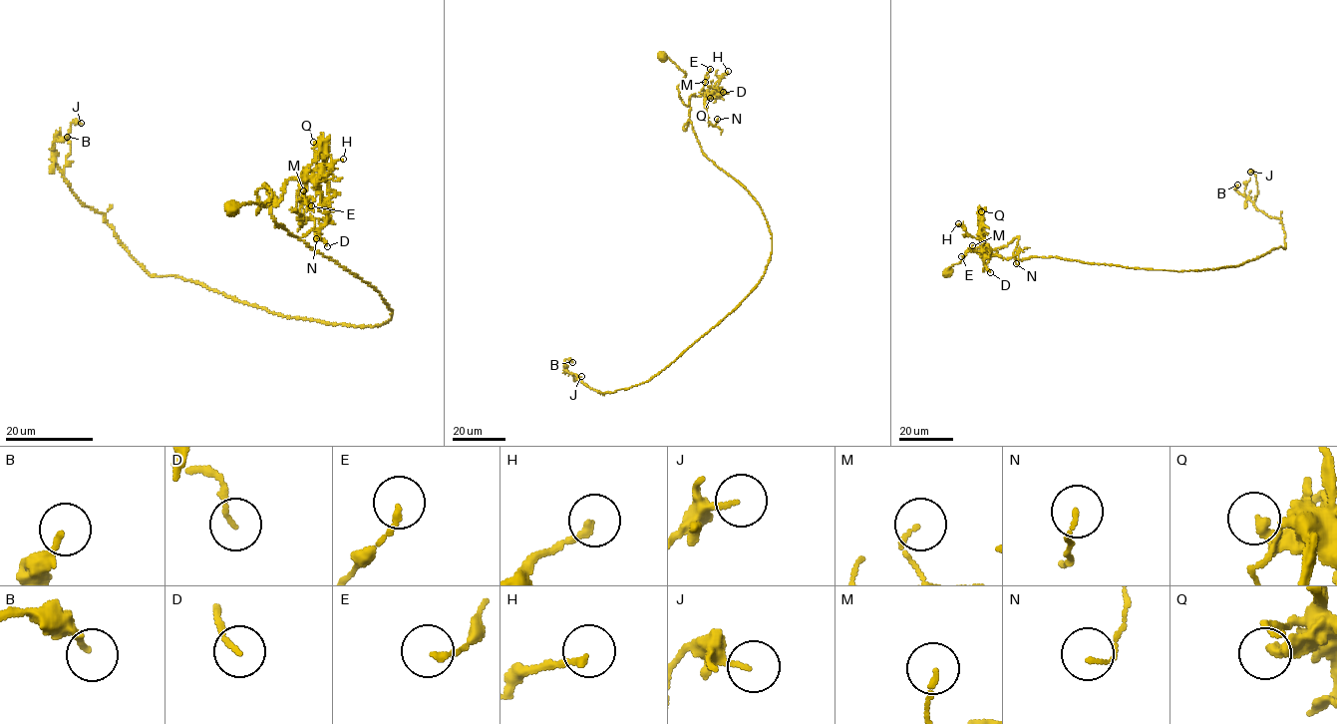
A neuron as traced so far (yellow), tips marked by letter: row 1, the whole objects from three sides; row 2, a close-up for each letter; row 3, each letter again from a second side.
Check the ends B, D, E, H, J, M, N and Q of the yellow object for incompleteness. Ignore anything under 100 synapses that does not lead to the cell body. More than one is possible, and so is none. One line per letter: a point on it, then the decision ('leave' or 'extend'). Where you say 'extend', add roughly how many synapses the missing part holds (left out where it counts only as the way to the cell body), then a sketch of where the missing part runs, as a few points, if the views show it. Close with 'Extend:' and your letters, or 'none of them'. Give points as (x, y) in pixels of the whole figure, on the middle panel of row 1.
B: place (572, 362); leave
D: place (723, 92); leave
E: place (710, 69); leave
H: place (728, 71); leave
J: place (581, 376); leave
M: place (705, 82); leave
N: place (717, 119); leave
Q: place (710, 98); leave
Extend: none of them

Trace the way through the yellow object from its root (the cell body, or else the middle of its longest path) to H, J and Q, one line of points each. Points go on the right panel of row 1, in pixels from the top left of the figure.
H: (948, 271), (969, 249), (986, 262), (996, 254), (995, 250), (987, 253), (985, 236), (970, 236), (958, 223)
J: (948, 271), (1018, 236), (1019, 259), (1237, 266), (1286, 247), (1250, 172)
Q: (948, 271), (969, 249), (986, 262), (996, 254), (996, 250), (988, 254), (985, 249), (978, 224), (981, 211)

